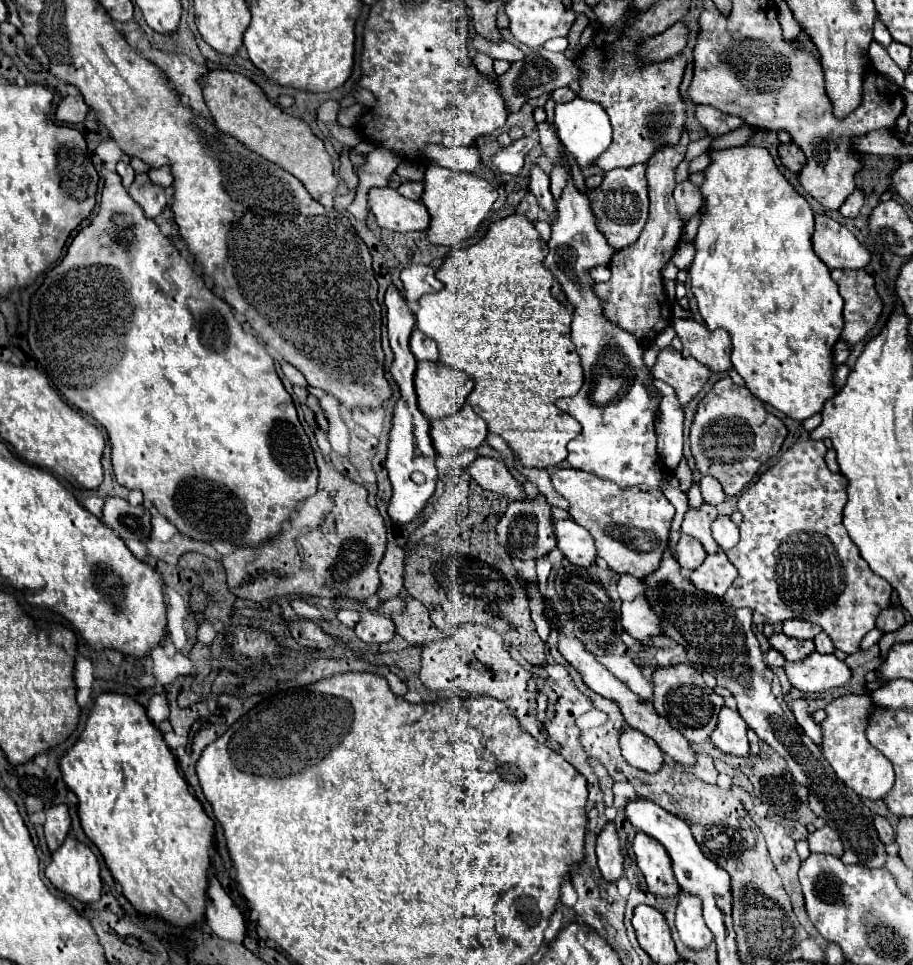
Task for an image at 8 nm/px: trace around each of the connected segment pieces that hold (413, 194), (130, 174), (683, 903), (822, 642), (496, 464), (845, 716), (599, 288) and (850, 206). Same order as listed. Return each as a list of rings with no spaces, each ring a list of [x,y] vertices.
[[[406,181],[398,187],[398,193],[408,197],[408,199],[420,199],[422,197],[422,189],[424,189],[424,183],[422,181]]]
[[[120,161],[118,163],[118,167],[116,167],[116,173],[122,177],[122,185],[128,189],[130,187],[130,183],[134,181],[134,169],[128,165],[128,163],[124,163],[124,161]]]
[[[684,891],[678,895],[678,909],[676,909],[676,929],[680,933],[680,941],[690,949],[706,949],[712,943],[712,931],[706,927],[702,917],[700,901]]]
[[[826,633],[816,635],[816,637],[814,637],[814,643],[816,643],[816,651],[818,651],[818,653],[824,653],[824,655],[826,655],[826,653],[834,653],[834,651],[836,651],[832,639],[830,639]]]
[[[480,457],[476,459],[468,469],[470,477],[486,491],[494,491],[502,495],[506,501],[526,501],[526,493],[522,491],[522,485],[512,477],[510,469],[496,459]]]
[[[844,695],[834,699],[826,707],[826,719],[822,725],[822,755],[832,765],[836,775],[864,799],[882,799],[890,793],[894,785],[892,763],[866,739],[866,729],[870,725],[870,713],[876,703],[868,695]]]
[[[684,131],[678,145],[672,145],[668,149],[658,149],[648,159],[646,179],[648,179],[648,195],[650,195],[650,217],[642,229],[640,239],[628,249],[620,249],[614,253],[610,261],[612,277],[606,283],[594,283],[592,287],[596,297],[600,297],[604,317],[612,321],[616,327],[632,333],[636,341],[640,341],[642,345],[648,345],[650,341],[654,341],[654,337],[660,331],[664,331],[672,321],[670,303],[666,303],[668,299],[664,295],[660,269],[674,255],[684,229],[684,223],[678,219],[678,213],[676,213],[672,189],[676,187],[674,171],[678,163],[684,159],[688,143],[690,139],[688,139],[688,133]]]
[[[856,189],[856,191],[844,201],[844,205],[840,207],[840,213],[842,213],[844,217],[856,217],[862,205],[864,205],[864,191],[862,191],[862,189]]]

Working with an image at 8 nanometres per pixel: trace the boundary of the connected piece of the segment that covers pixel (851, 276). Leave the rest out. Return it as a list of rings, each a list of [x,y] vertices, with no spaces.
[[[834,269],[832,279],[844,299],[844,329],[840,341],[854,347],[878,323],[884,303],[876,293],[874,279],[864,269]]]

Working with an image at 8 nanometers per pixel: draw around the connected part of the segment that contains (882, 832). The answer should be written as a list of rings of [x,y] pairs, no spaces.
[[[876,815],[876,817],[874,817],[874,827],[876,827],[880,839],[882,839],[886,845],[894,841],[894,829],[892,829],[892,825],[886,821],[886,817]]]

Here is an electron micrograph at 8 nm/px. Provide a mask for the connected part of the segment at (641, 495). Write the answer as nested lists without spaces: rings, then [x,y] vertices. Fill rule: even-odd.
[[[554,469],[550,473],[550,481],[556,493],[570,503],[570,517],[594,537],[598,555],[612,571],[630,573],[642,579],[658,567],[676,513],[674,505],[664,497],[662,491],[642,487],[620,489],[610,481],[578,469]]]

